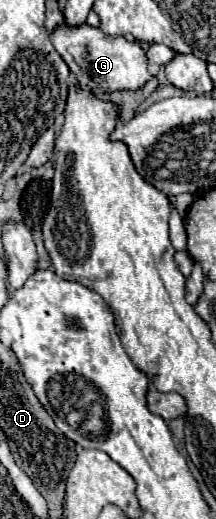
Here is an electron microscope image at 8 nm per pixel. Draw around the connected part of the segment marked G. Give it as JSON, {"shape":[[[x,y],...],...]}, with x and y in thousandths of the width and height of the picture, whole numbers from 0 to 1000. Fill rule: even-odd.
{"shape":[[[287,40],[231,64],[231,79],[250,94],[287,106],[306,125],[324,129],[361,160],[444,183],[491,183],[491,175],[519,179],[556,171],[620,175],[704,148],[685,141],[685,118],[667,94],[648,91],[639,79],[602,83],[574,71],[491,67],[454,52],[417,52],[407,44],[315,48],[306,40]]]}

